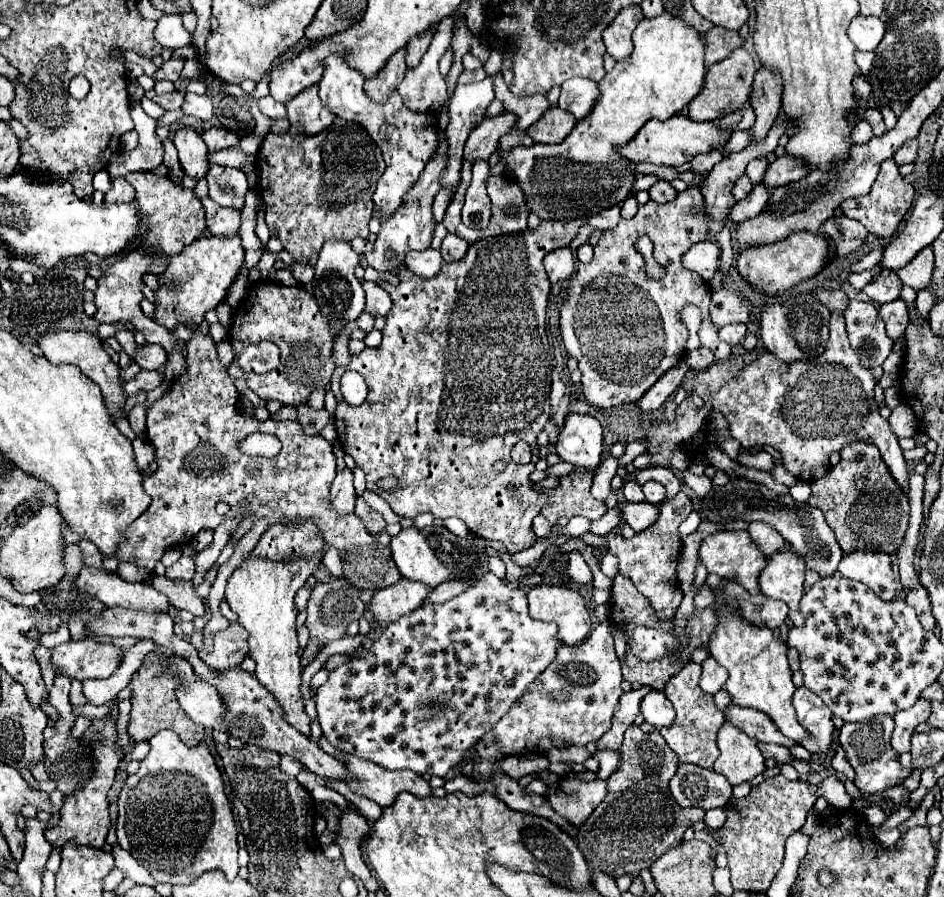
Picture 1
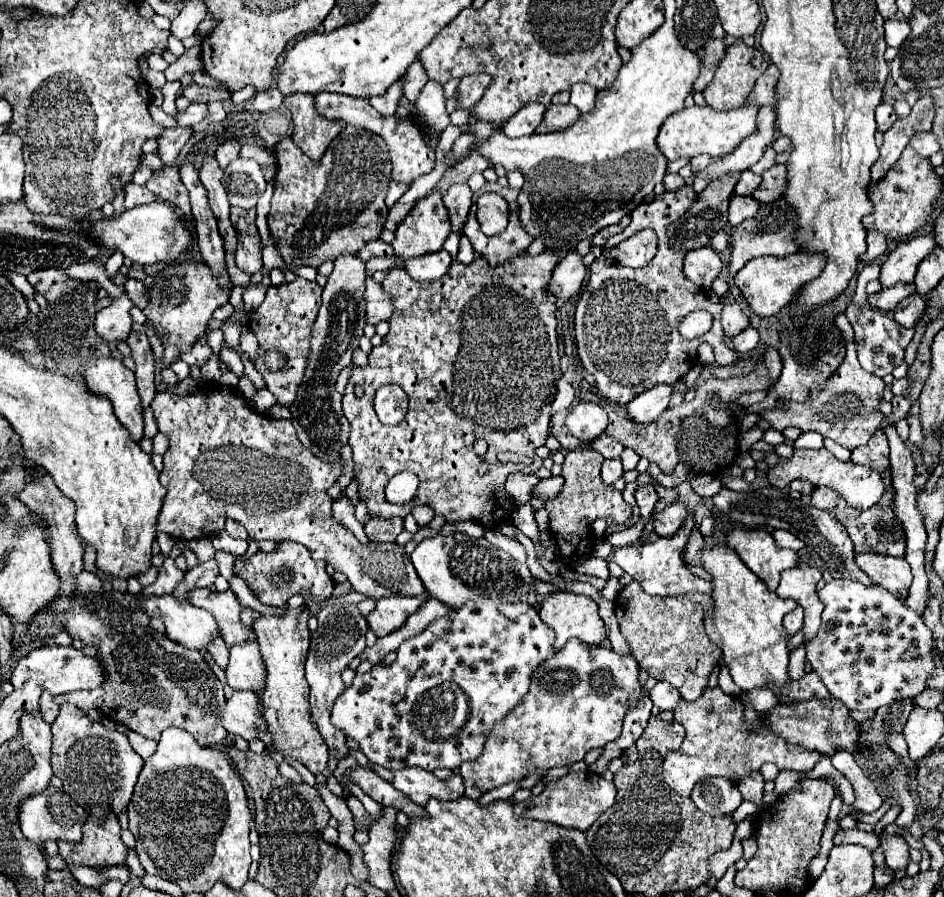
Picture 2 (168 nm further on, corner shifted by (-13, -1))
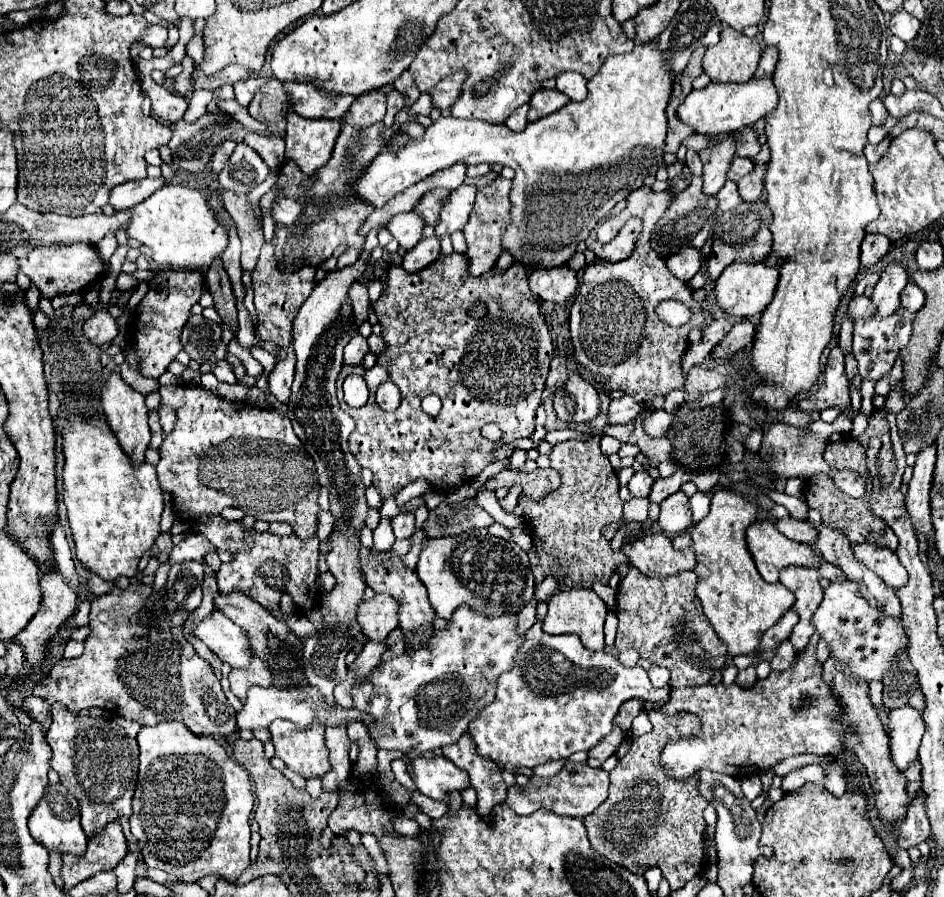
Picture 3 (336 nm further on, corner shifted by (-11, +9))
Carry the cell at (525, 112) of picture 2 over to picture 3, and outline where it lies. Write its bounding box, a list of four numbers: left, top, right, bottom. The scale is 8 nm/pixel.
[506,104,528,132]

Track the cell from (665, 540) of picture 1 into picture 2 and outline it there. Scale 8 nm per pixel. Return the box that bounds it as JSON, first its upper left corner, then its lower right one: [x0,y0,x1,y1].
[612,514,712,596]

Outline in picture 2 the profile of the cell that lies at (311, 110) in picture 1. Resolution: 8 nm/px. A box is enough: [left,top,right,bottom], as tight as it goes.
[284,94,344,160]

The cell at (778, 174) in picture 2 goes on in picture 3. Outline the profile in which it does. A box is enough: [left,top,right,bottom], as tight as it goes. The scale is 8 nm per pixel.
[738,164,766,202]

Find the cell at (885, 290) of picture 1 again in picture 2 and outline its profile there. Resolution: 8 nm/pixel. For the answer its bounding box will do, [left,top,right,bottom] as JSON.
[868,282,916,312]

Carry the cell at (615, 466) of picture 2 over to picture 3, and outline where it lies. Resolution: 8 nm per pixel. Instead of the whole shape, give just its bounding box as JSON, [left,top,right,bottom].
[600,436,620,456]

